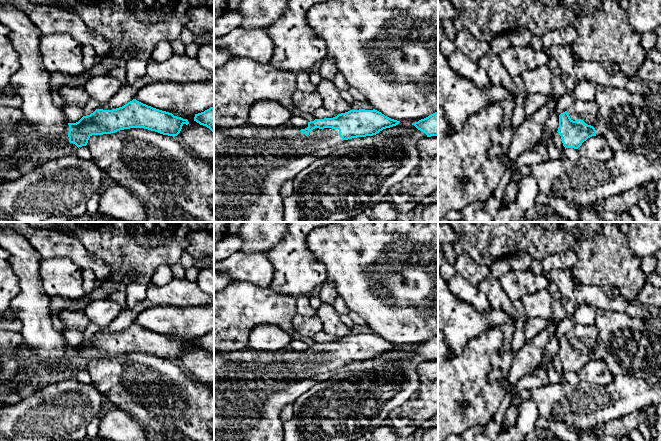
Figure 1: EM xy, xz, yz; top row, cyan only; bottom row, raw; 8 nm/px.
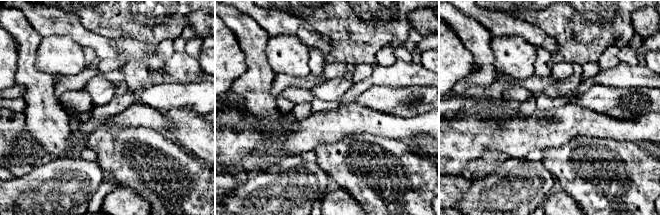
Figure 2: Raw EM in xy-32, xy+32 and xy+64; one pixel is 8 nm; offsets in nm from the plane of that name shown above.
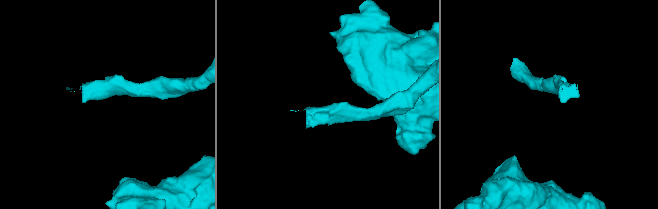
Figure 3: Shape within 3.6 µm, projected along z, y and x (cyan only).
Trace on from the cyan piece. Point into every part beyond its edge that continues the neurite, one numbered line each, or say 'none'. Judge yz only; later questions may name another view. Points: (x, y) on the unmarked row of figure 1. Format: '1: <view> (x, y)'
1: yz (587, 335)

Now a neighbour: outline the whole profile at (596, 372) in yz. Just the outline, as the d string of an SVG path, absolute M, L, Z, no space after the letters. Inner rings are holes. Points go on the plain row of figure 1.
M592 360L578 372L582 383L587 382L597 386L606 386L613 380L604 360Z

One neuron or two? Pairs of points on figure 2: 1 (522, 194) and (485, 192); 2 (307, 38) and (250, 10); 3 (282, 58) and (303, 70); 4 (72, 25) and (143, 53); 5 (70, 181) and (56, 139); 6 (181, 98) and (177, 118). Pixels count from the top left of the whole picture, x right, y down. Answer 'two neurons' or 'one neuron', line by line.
1: one neuron
2: one neuron
3: one neuron
4: one neuron
5: two neurons
6: two neurons

